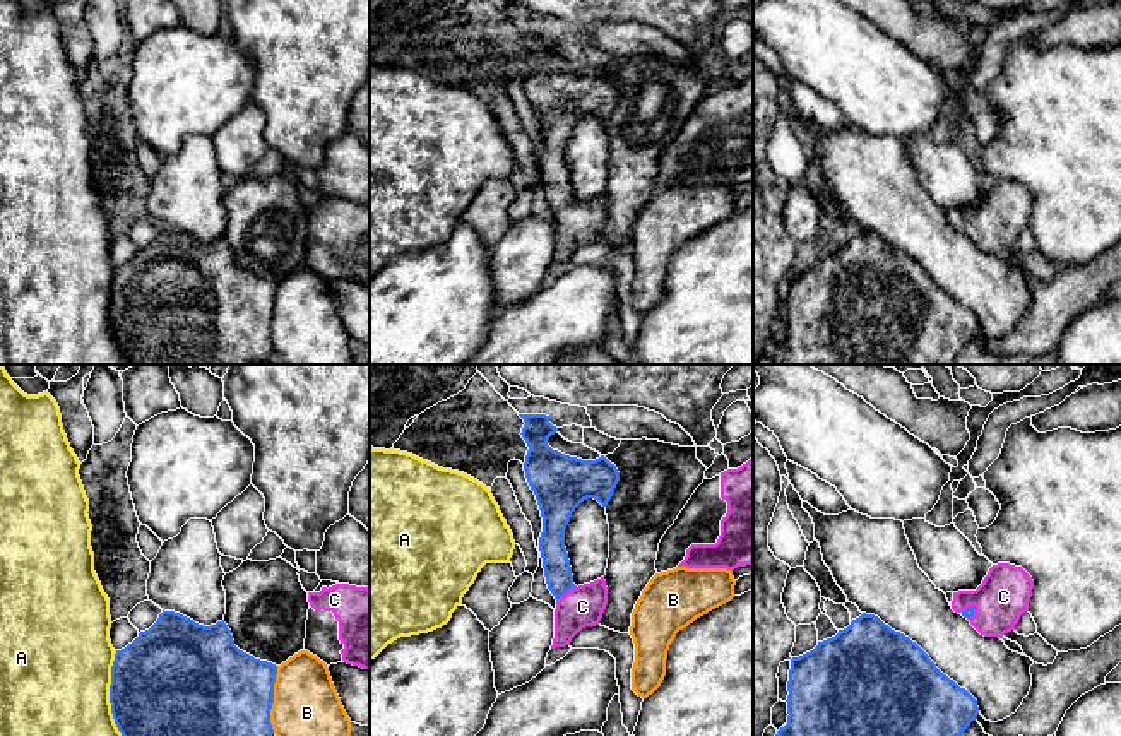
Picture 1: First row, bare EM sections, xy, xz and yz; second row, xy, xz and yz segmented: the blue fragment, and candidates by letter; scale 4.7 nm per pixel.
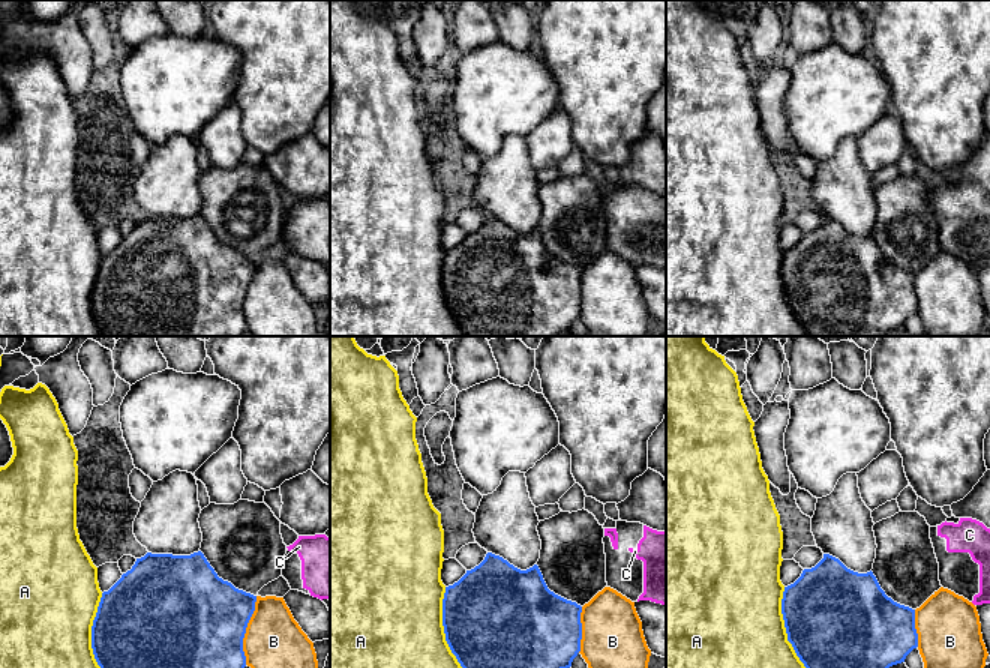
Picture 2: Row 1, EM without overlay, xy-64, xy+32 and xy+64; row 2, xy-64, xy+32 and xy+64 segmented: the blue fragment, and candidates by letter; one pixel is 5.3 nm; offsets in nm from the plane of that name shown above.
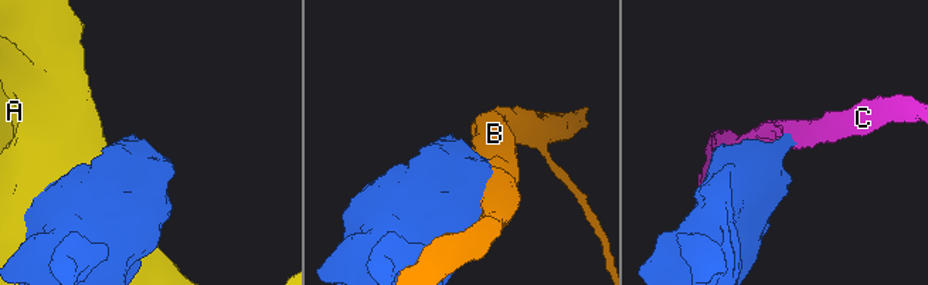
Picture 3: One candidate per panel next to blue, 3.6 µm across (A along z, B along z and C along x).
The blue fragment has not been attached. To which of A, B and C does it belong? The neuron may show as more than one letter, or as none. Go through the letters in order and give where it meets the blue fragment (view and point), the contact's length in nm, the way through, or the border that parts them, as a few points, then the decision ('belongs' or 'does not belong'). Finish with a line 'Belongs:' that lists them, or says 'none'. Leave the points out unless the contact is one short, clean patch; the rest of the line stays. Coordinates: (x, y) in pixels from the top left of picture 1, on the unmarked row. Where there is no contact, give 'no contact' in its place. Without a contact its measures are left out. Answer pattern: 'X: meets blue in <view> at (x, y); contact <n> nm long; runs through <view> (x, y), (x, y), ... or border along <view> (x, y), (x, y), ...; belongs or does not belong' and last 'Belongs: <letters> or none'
A: meets blue in xy at (110, 315); contact 460 nm long; does not belong
B: meets blue in xy at (272, 317); contact 320 nm long; does not belong
C: meets blue in xz at (565, 209); contact 120 nm long; runs through xz (557, 184), (565, 209), (582, 223); belongs
Belongs: C

